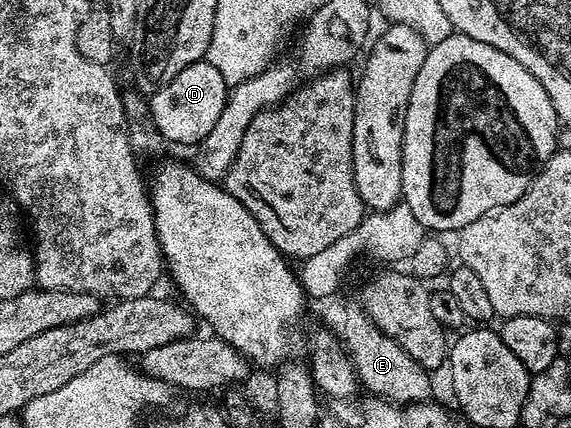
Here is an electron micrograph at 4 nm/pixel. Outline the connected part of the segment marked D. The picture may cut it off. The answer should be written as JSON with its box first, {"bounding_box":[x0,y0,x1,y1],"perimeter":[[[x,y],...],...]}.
{"bounding_box":[148,60,227,147],"perimeter":[[[202,60],[183,68],[168,82],[158,85],[153,98],[148,99],[149,117],[152,118],[158,135],[181,146],[196,147],[215,128],[215,120],[223,112],[227,101],[227,87],[223,76],[215,72],[208,60]]]}

